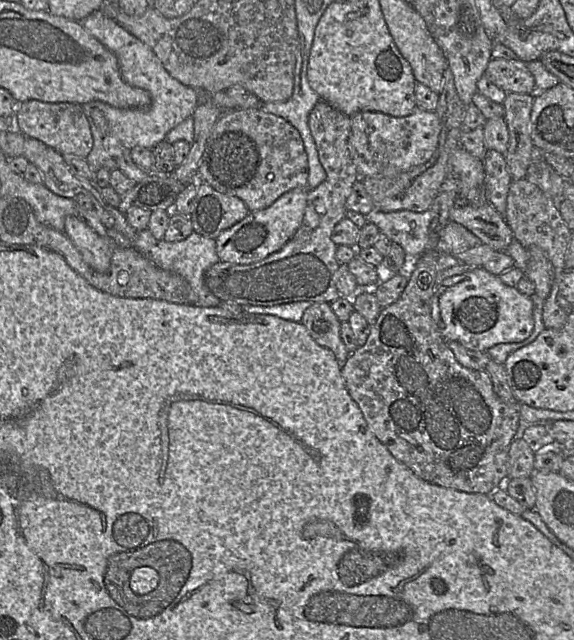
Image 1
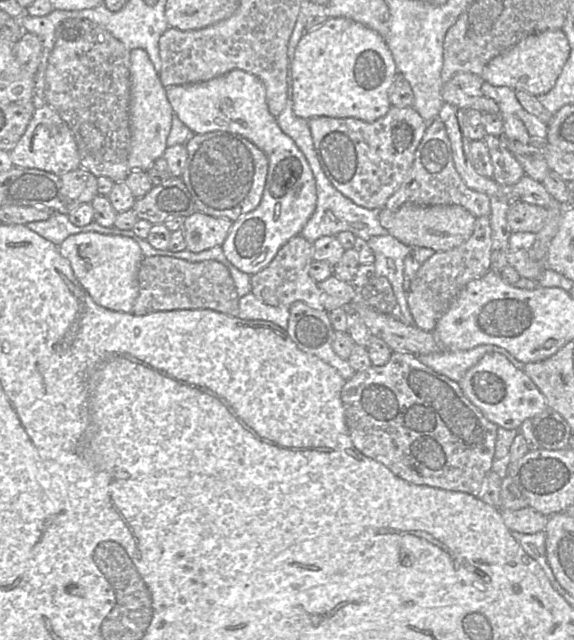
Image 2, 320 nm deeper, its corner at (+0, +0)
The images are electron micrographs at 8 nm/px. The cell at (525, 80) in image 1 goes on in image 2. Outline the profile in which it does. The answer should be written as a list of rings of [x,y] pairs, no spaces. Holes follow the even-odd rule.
[[[460,72],[443,84],[441,96],[445,103],[458,108],[471,108],[477,98],[482,96],[484,80],[471,72]]]

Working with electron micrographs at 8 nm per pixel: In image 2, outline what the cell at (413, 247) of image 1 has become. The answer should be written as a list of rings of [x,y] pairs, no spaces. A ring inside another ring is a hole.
[[[390,234],[373,236],[367,243],[375,257],[375,276],[387,278],[396,297],[393,316],[407,325],[415,325],[408,307],[408,290],[404,288],[404,259],[412,252],[412,247]]]

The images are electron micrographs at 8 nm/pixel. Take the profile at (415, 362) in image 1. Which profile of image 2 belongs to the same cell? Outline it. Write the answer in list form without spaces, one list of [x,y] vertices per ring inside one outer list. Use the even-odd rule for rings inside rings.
[[[392,352],[383,366],[370,366],[355,374],[345,382],[341,390],[346,423],[352,443],[361,453],[388,467],[396,476],[416,484],[428,485],[450,491],[467,492],[479,496],[485,485],[487,474],[493,469],[498,426],[489,421],[483,413],[464,395],[458,381],[454,381],[423,364],[418,356],[407,352]]]

